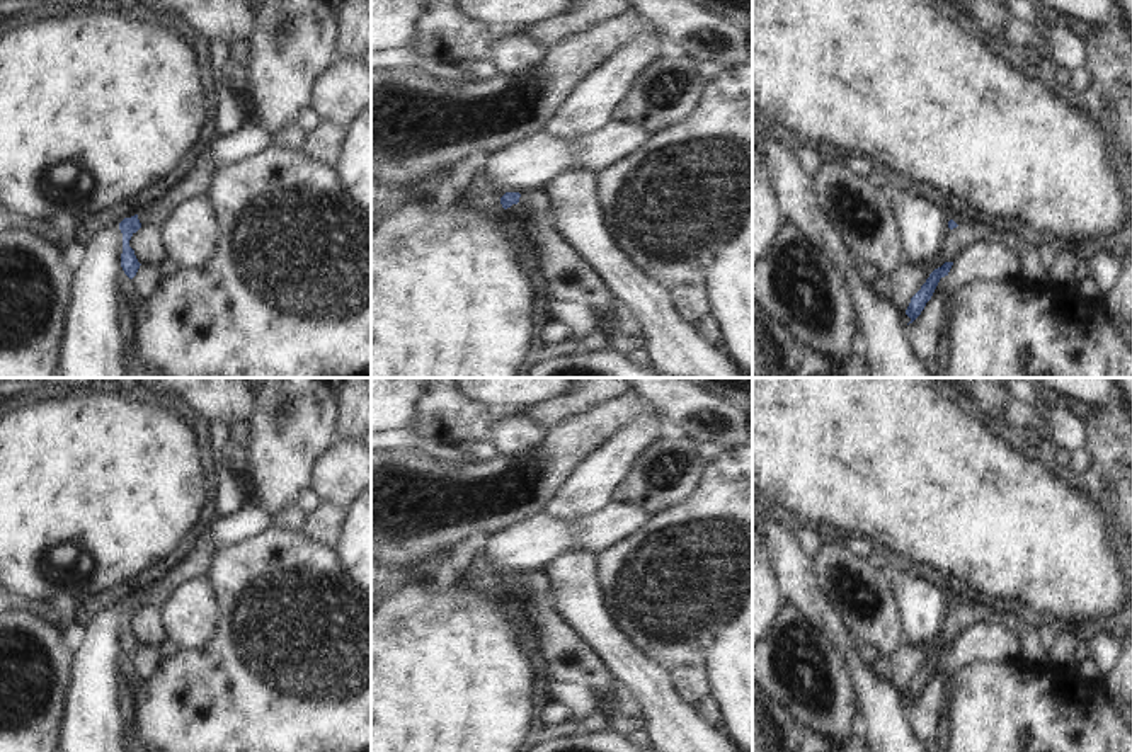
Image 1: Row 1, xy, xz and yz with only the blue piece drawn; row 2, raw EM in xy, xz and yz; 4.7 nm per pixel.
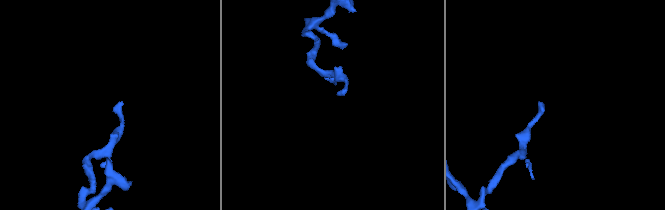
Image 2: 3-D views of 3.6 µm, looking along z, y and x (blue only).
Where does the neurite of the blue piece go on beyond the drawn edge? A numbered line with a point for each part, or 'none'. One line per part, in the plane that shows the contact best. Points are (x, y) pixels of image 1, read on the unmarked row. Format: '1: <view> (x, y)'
1: xy (200, 562).

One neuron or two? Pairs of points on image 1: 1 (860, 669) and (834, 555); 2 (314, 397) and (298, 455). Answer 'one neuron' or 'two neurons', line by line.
1: two neurons
2: one neuron

